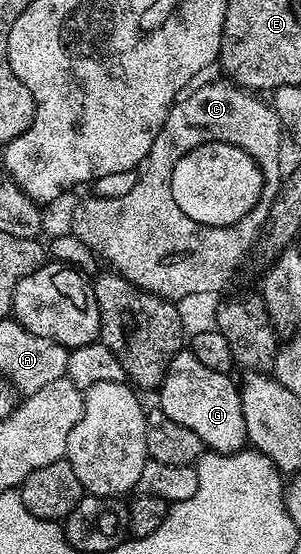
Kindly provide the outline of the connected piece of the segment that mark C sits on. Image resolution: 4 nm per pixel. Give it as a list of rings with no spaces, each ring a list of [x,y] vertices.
[[[220,80],[191,89],[177,99],[155,136],[147,160],[156,160],[156,156],[160,156],[160,168],[168,168],[172,174],[178,159],[188,151],[210,141],[224,142],[244,149],[256,161],[263,175],[270,178],[276,172],[284,139],[276,112],[255,93],[239,88],[231,81]]]

